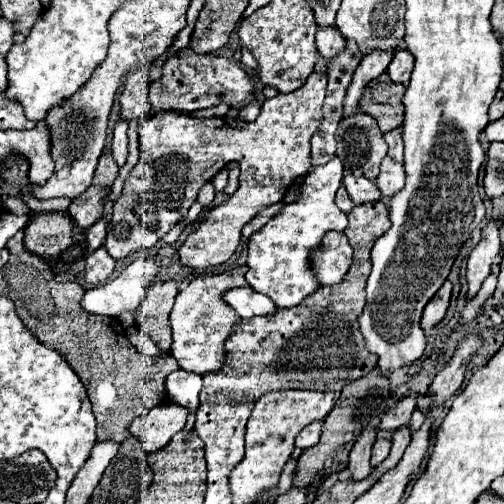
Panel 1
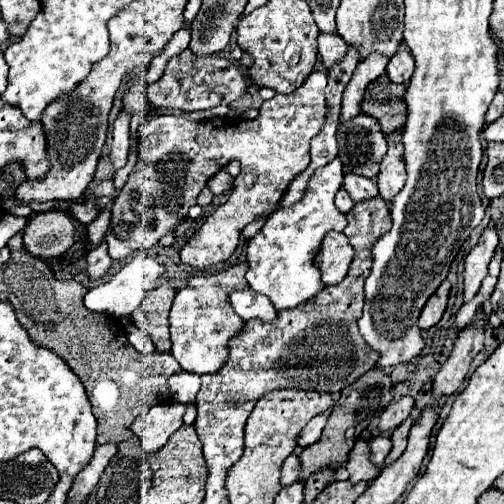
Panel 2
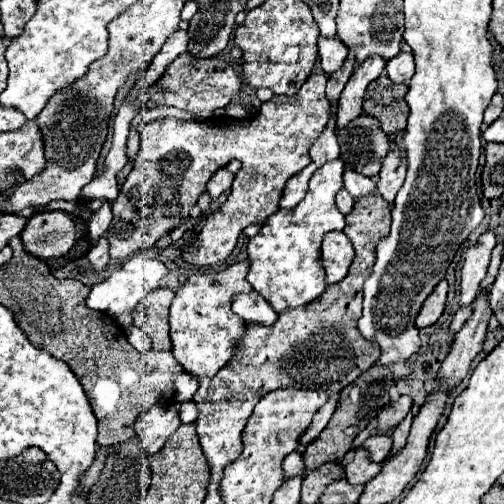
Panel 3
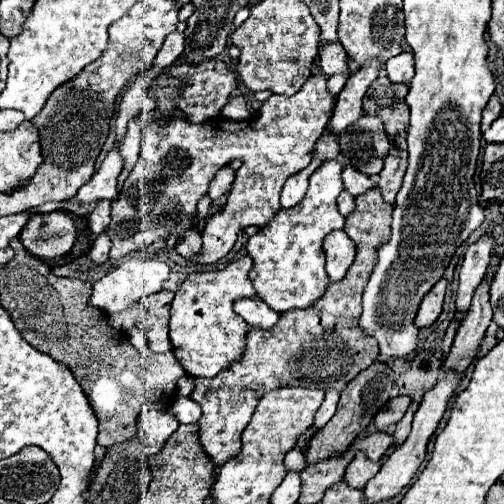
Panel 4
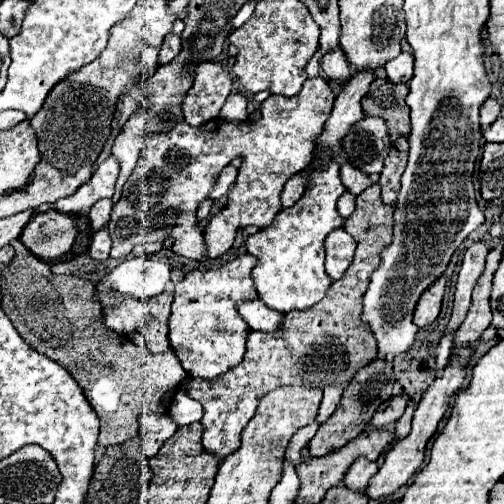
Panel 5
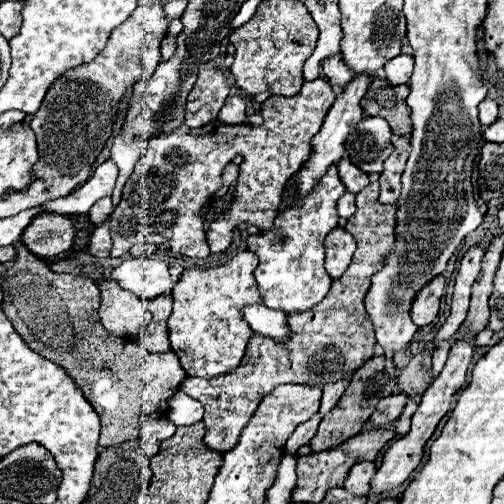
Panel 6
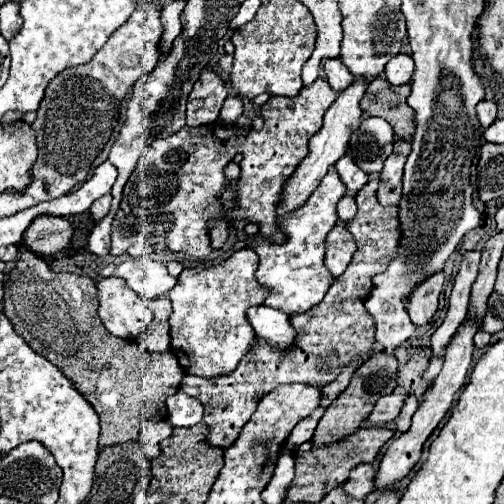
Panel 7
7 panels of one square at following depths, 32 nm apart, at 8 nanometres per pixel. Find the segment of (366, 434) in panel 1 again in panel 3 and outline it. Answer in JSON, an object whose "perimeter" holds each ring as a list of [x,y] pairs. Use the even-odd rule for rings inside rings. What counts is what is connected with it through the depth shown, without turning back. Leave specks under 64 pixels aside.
{"perimeter":[[[358,446],[352,452],[352,460],[348,460],[344,472],[346,472],[346,480],[352,486],[358,486],[358,484],[366,484],[368,480],[372,480],[380,472],[380,468],[382,468],[382,464],[376,464],[372,460],[368,460],[366,450]]]}

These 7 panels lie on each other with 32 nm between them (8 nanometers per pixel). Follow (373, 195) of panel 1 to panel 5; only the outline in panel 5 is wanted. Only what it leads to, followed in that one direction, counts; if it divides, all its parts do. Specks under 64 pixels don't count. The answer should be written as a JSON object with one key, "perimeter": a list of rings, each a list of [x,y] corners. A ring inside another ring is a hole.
{"perimeter":[[[342,162],[340,176],[342,176],[342,182],[344,182],[346,190],[350,194],[354,194],[354,196],[358,196],[364,188],[368,188],[372,184],[372,180],[364,172],[360,172],[358,168],[354,168],[350,162]]]}

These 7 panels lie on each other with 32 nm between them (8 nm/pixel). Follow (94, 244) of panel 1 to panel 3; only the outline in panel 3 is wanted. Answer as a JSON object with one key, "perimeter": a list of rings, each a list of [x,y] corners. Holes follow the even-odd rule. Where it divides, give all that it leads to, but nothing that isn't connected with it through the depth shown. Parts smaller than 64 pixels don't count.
{"perimeter":[[[104,202],[98,210],[92,212],[90,216],[90,222],[88,222],[88,230],[90,230],[90,238],[92,240],[98,240],[106,230],[108,230],[108,224],[112,220],[112,212],[110,212],[110,202]]]}

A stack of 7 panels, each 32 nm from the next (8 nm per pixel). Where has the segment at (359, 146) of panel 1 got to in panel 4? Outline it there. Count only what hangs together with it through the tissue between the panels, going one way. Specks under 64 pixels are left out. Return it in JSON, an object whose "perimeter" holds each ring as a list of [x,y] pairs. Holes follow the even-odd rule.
{"perimeter":[[[368,114],[356,120],[356,124],[352,124],[352,128],[344,132],[344,136],[340,136],[338,144],[348,164],[366,176],[380,174],[384,156],[390,148],[390,140],[382,120]]]}

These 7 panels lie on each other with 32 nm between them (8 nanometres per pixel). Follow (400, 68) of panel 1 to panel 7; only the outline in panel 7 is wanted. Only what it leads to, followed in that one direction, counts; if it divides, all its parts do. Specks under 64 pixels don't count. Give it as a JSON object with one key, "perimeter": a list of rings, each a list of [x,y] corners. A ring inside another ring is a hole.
{"perimeter":[[[400,52],[394,58],[390,58],[384,72],[386,72],[386,80],[392,82],[394,86],[410,84],[412,76],[414,76],[414,60],[408,54]]]}

